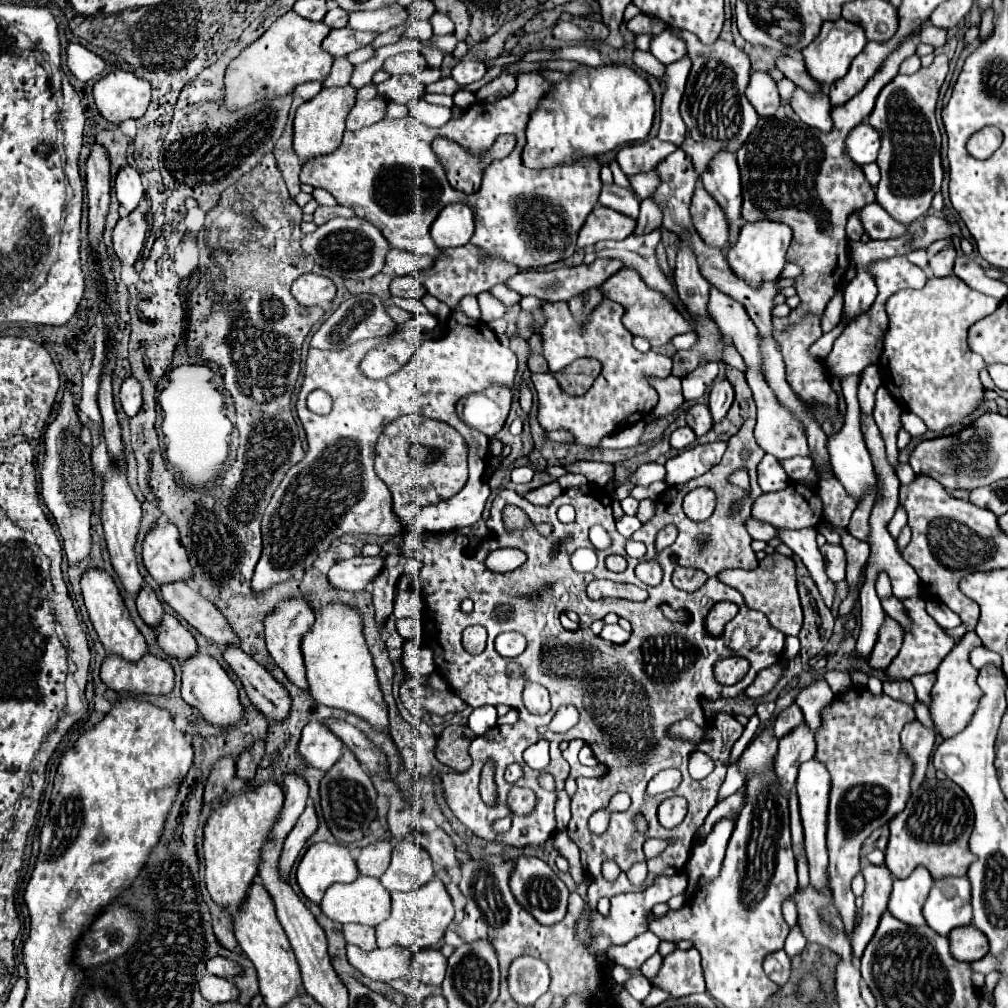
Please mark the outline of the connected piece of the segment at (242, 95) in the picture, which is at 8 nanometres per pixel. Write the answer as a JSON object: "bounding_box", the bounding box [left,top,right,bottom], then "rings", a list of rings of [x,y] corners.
{"bounding_box":[225,11,333,111],"rings":[[[287,11],[237,59],[233,59],[225,73],[225,109],[239,111],[257,101],[277,99],[291,93],[297,85],[307,81],[323,81],[333,65],[333,57],[321,51],[321,41],[331,29],[325,23],[315,23],[299,17],[295,11]]]}

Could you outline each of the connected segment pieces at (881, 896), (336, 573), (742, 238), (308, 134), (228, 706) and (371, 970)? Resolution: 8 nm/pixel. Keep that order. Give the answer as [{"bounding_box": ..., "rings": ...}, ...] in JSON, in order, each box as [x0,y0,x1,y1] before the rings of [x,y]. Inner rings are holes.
[{"bounding_box":[849,865,891,965],"rings":[[[867,865],[861,873],[865,877],[863,907],[861,907],[861,917],[859,917],[857,927],[849,933],[855,965],[861,959],[869,939],[873,937],[873,933],[879,925],[881,913],[887,909],[887,901],[889,901],[889,893],[891,893],[891,875],[885,867]]]},{"bounding_box":[327,557,385,591],"rings":[[[351,557],[335,563],[329,569],[327,579],[335,589],[361,591],[379,575],[383,565],[385,561],[381,557]]]},{"bounding_box":[727,221,793,285],"rings":[[[753,221],[753,223],[745,223],[741,227],[737,245],[729,249],[727,253],[727,261],[731,265],[731,269],[741,275],[749,285],[757,285],[763,281],[773,281],[781,275],[787,259],[785,253],[789,249],[789,243],[793,239],[793,229],[787,227],[785,223],[773,223],[773,221]]]},{"bounding_box":[293,85,357,161],"rings":[[[351,85],[345,87],[323,87],[315,99],[303,103],[295,113],[295,137],[293,147],[301,161],[307,161],[317,155],[333,153],[343,139],[345,119],[353,107],[353,99],[357,97],[357,89]]]},{"bounding_box":[181,653,243,729],"rings":[[[197,653],[193,659],[187,659],[181,667],[183,671],[183,685],[181,695],[185,703],[189,703],[193,709],[199,711],[199,715],[213,727],[229,729],[235,727],[243,717],[243,705],[239,701],[239,691],[235,683],[229,679],[225,669],[207,653]]]},{"bounding_box":[347,945,411,983],"rings":[[[347,945],[347,959],[365,977],[389,983],[391,979],[399,979],[409,973],[411,951],[401,945],[387,949],[377,947],[373,951],[361,951],[357,945]]]}]

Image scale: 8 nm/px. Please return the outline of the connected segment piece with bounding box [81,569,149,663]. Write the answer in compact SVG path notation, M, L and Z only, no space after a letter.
M91 569L81 577L81 591L83 591L83 599L85 599L85 607L89 613L89 619L99 635L99 641L103 643L105 651L109 655L119 655L131 663L137 663L137 659L141 659L143 655L147 655L147 643L145 637L141 635L141 631L135 627L135 623L129 617L127 607L123 605L123 599L119 595L119 589L115 585L115 581L111 579L111 575L107 575L101 569Z

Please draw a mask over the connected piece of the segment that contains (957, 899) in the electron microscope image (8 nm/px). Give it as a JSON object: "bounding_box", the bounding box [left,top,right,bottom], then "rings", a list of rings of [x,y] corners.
{"bounding_box":[923,877,973,937],"rings":[[[945,877],[933,883],[933,889],[923,905],[927,925],[939,935],[947,937],[951,929],[971,925],[973,907],[969,903],[969,877]]]}

